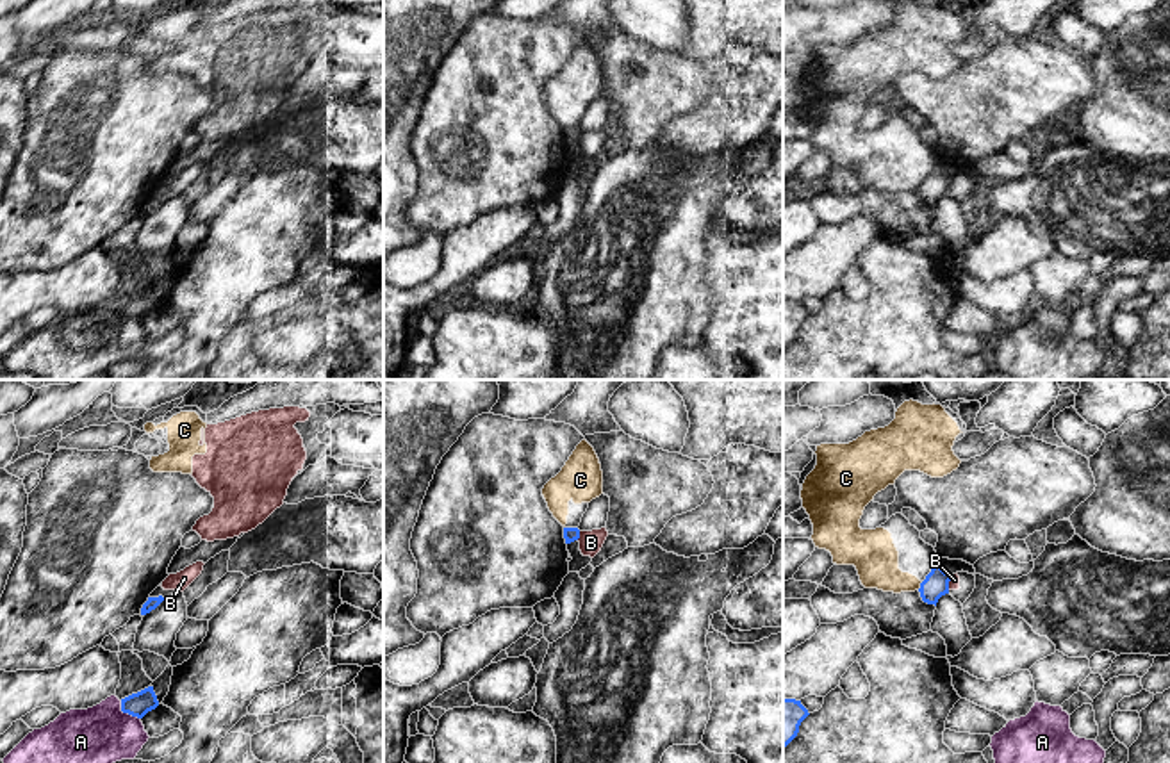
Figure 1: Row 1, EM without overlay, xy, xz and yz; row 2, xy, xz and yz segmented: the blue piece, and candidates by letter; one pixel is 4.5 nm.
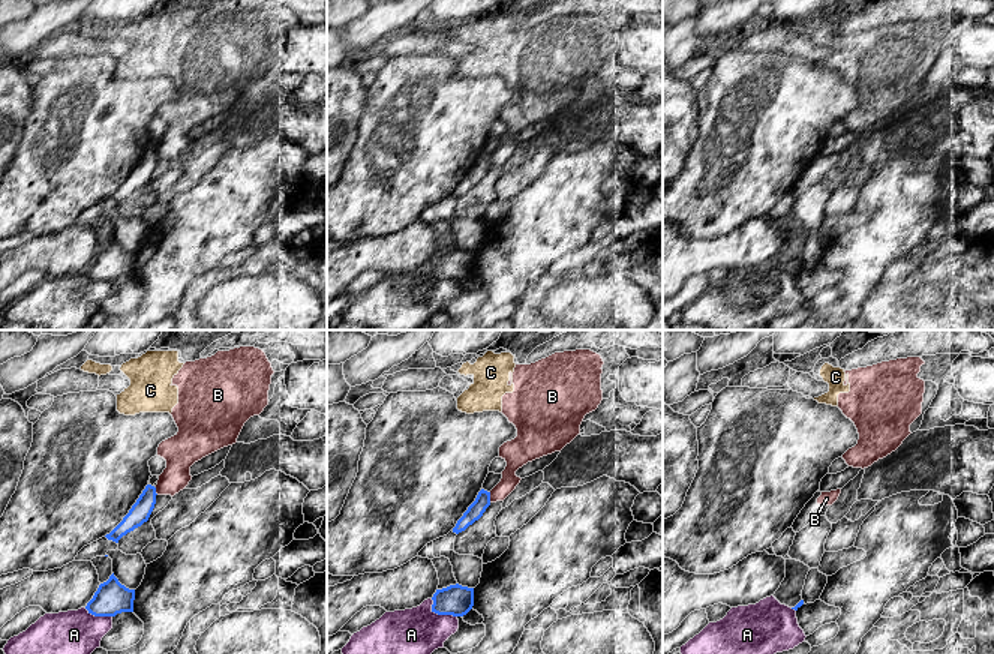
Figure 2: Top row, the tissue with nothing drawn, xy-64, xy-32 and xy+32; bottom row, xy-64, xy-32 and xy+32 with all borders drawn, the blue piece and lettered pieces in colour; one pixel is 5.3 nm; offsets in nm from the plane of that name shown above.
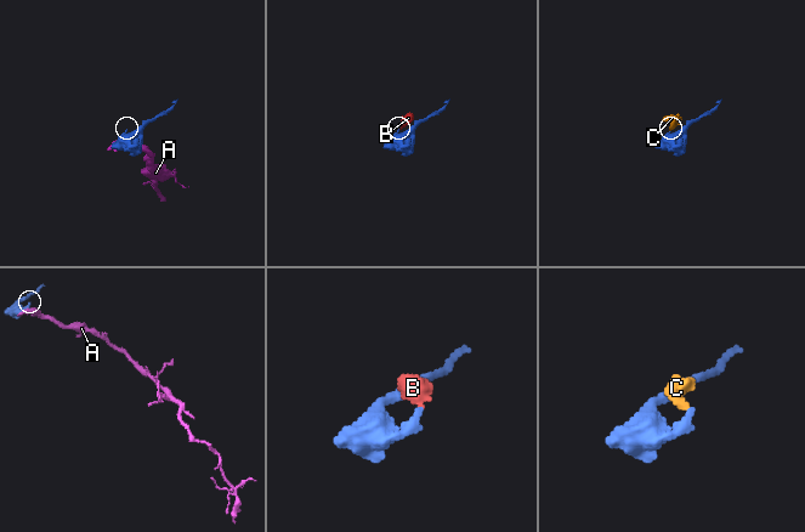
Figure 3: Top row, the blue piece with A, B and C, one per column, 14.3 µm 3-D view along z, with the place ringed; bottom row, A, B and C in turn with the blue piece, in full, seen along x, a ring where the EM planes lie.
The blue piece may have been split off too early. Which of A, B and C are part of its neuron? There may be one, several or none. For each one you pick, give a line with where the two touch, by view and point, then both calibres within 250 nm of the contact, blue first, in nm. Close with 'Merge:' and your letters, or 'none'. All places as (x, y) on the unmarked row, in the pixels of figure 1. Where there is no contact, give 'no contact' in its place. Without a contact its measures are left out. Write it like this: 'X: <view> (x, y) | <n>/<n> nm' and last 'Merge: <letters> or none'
Merge: none

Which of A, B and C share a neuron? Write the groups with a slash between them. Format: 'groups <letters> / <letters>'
groups A / B C

